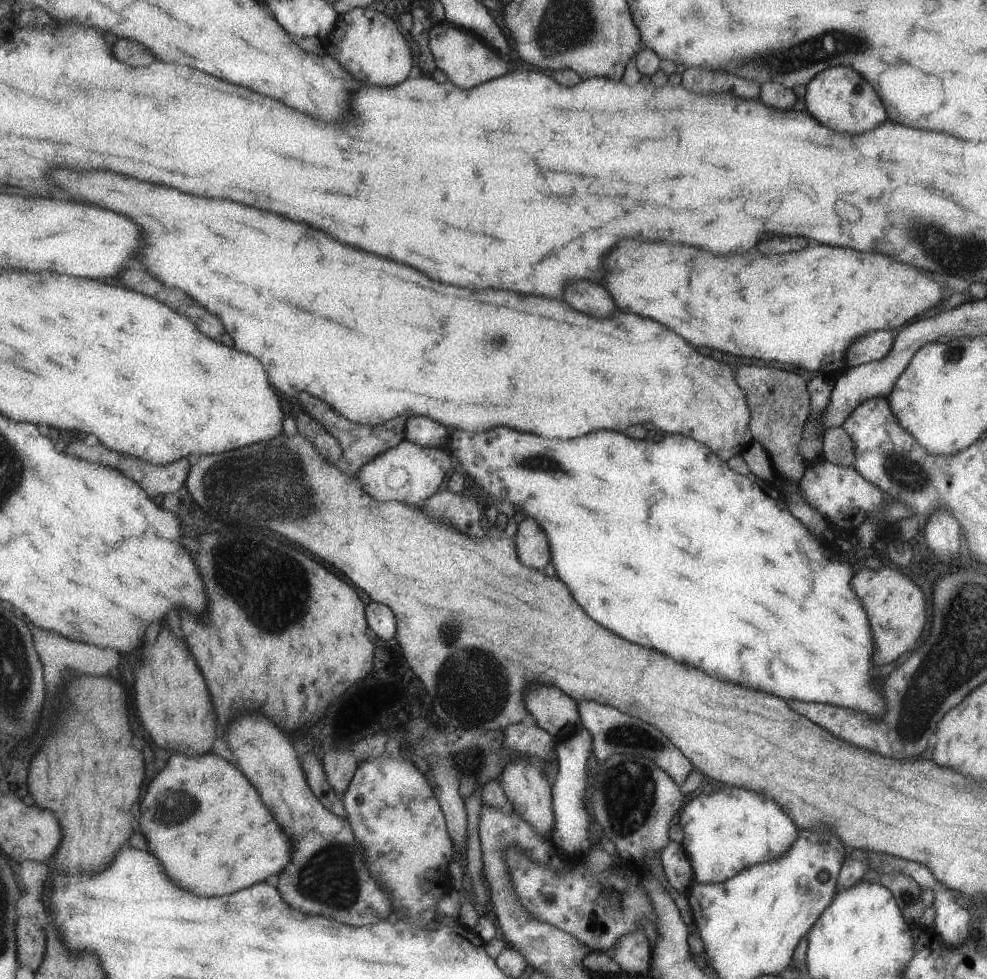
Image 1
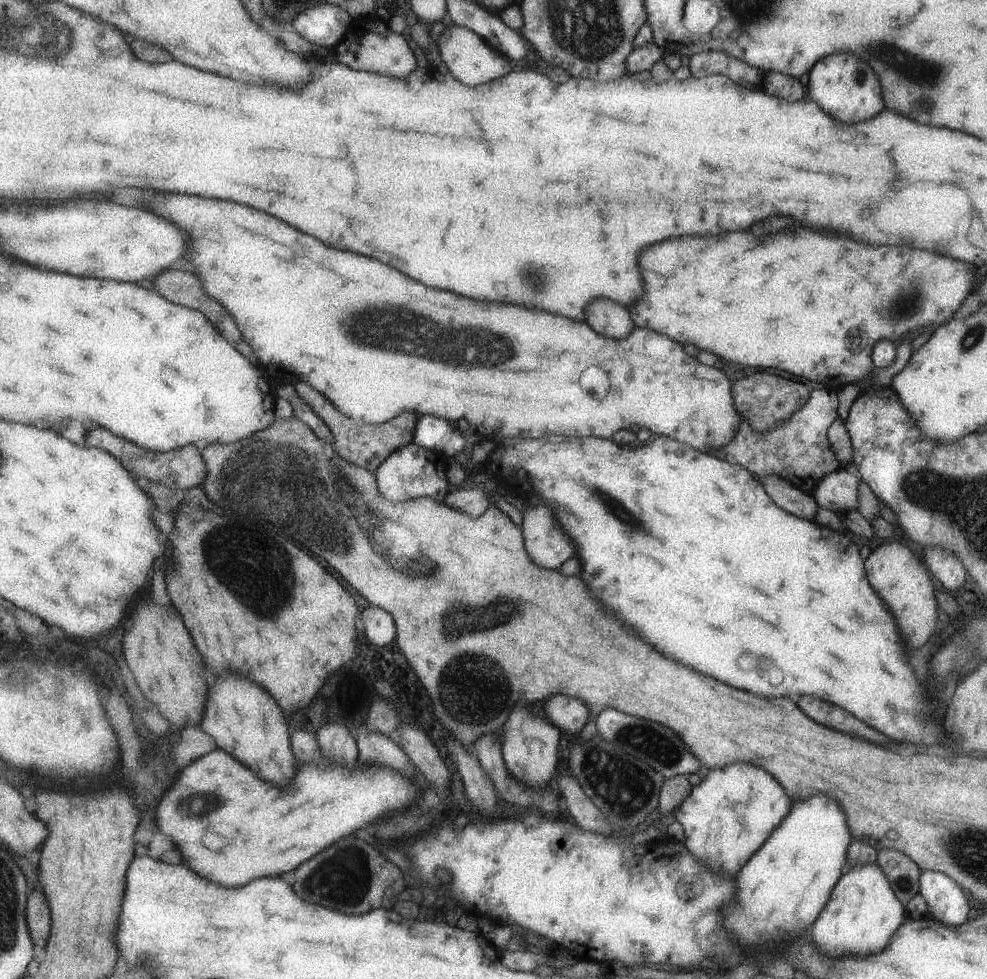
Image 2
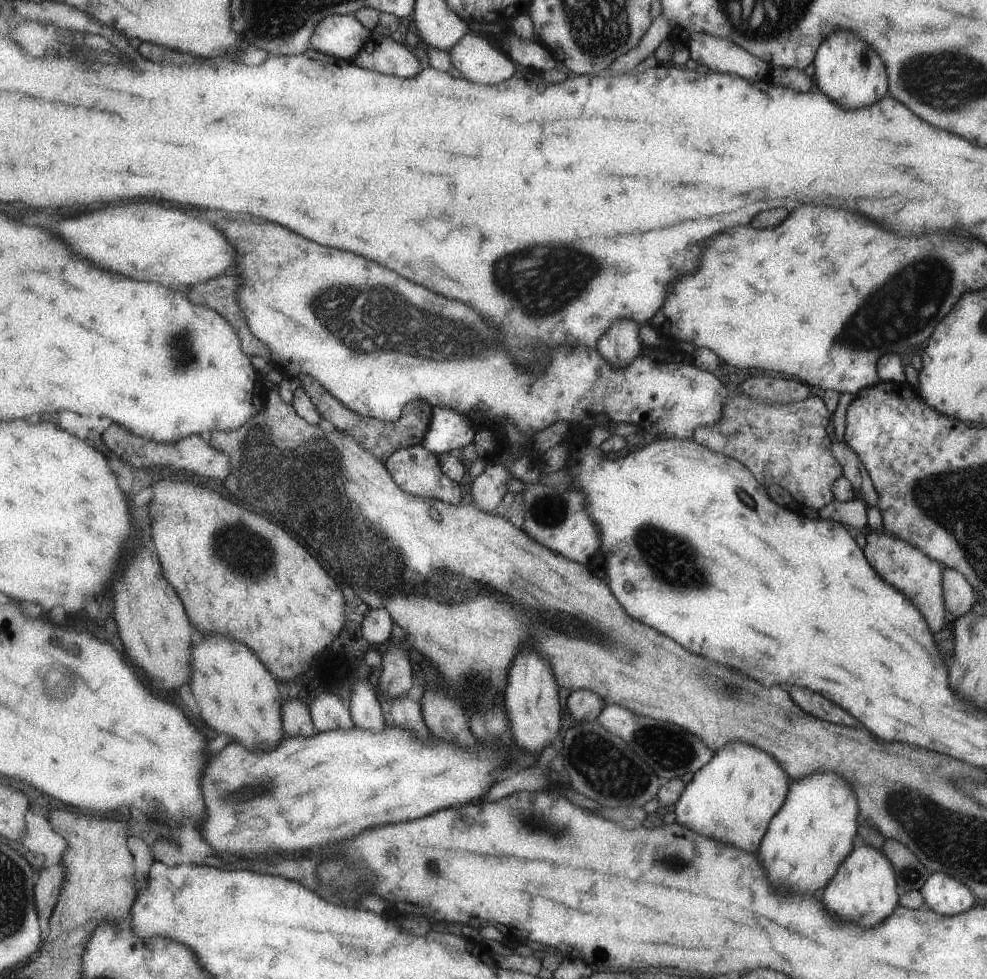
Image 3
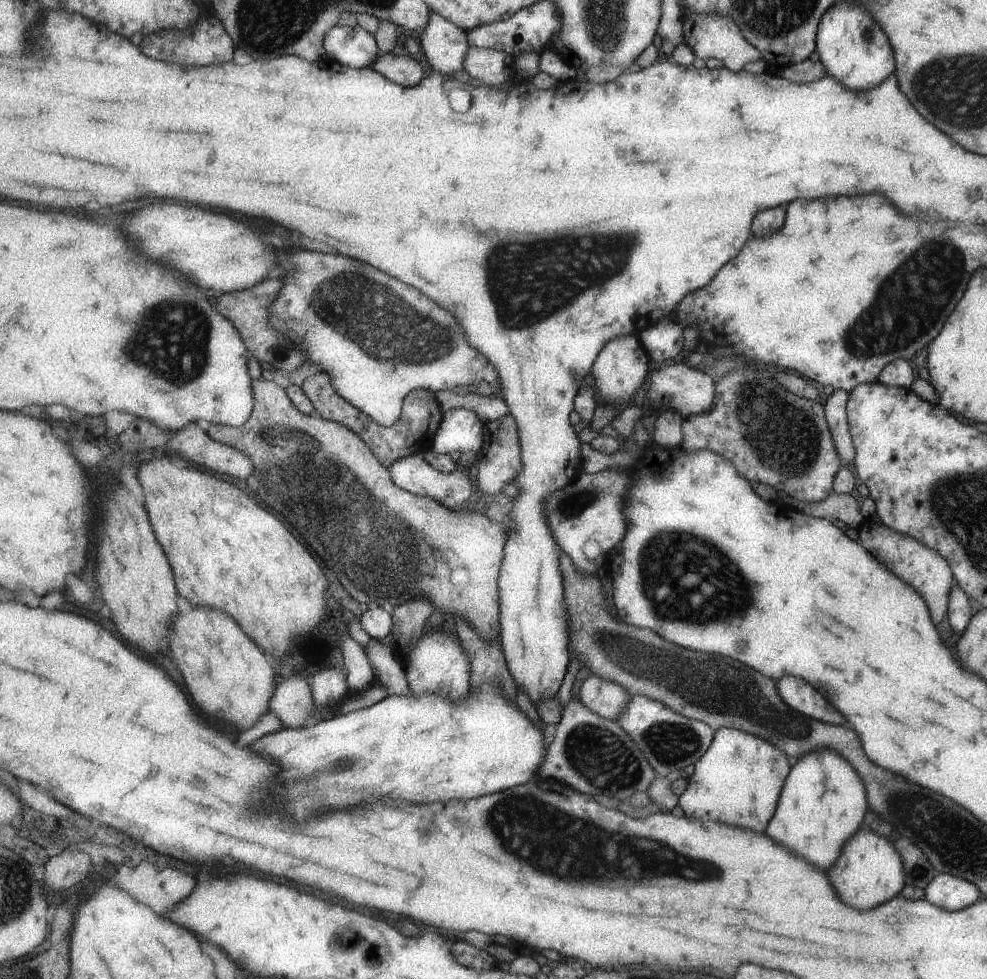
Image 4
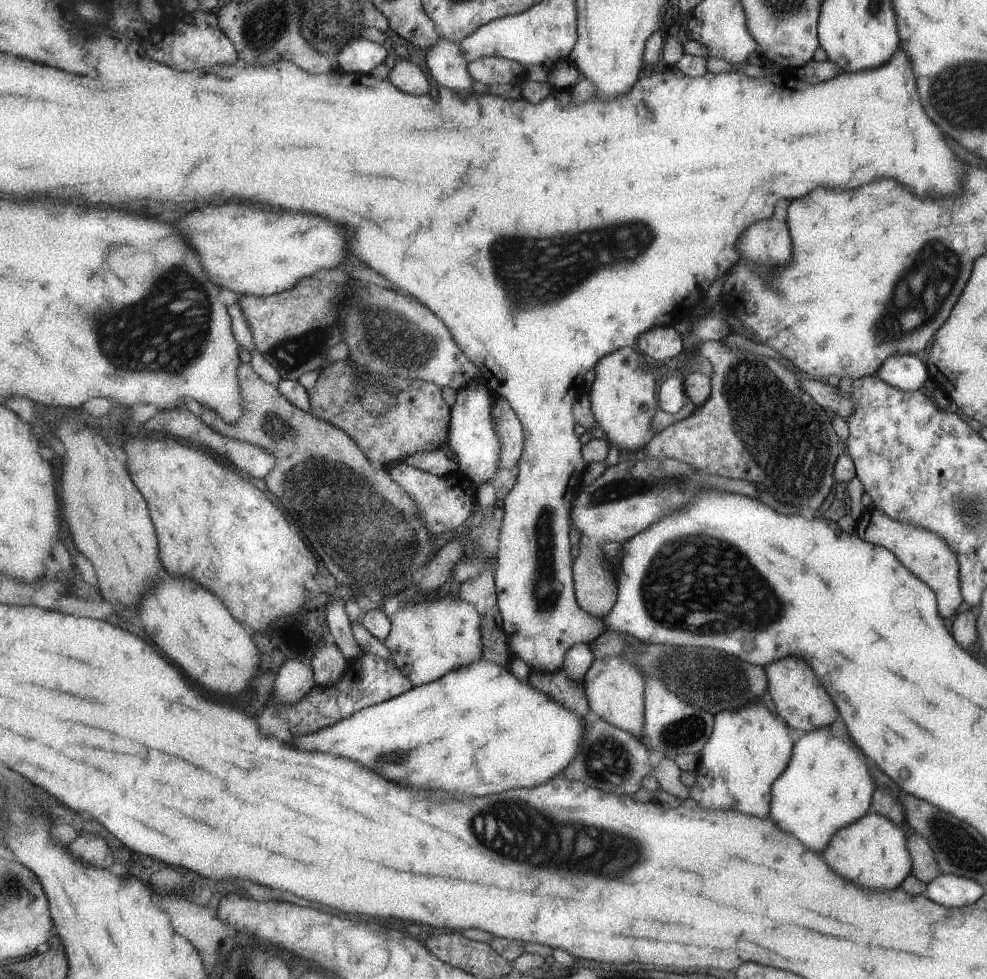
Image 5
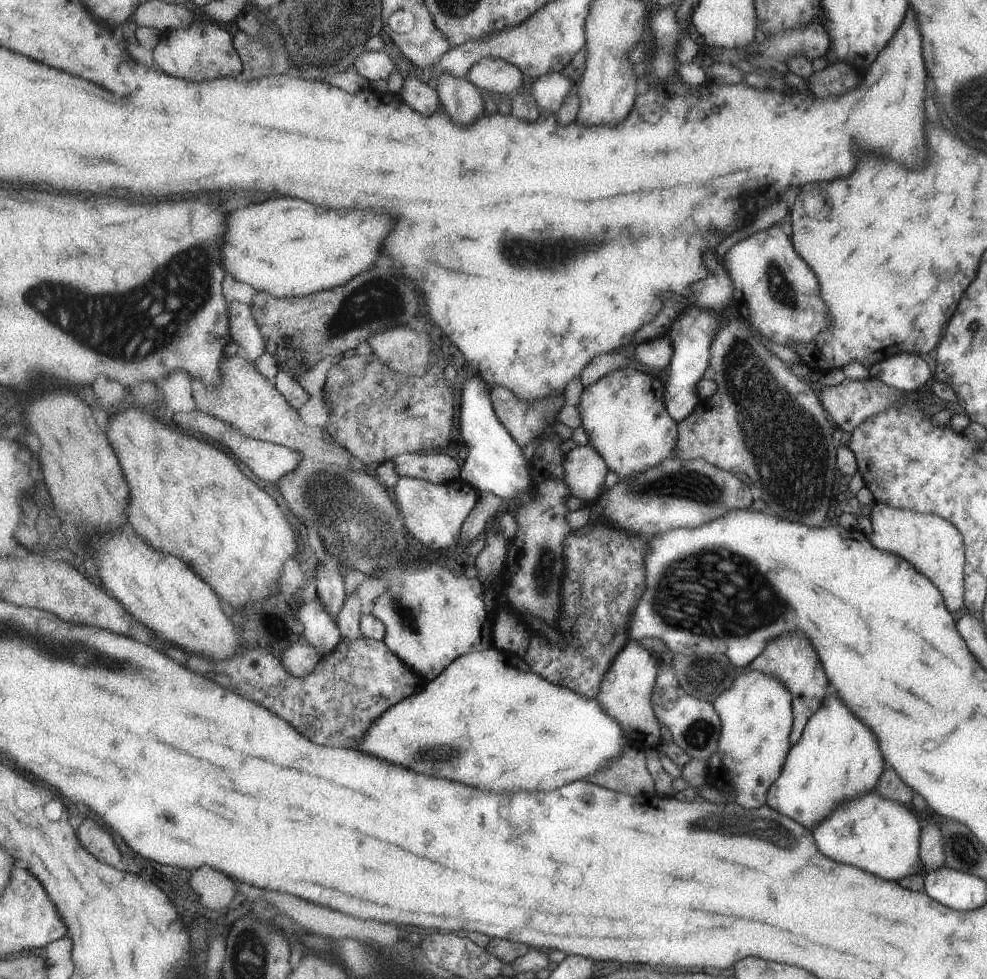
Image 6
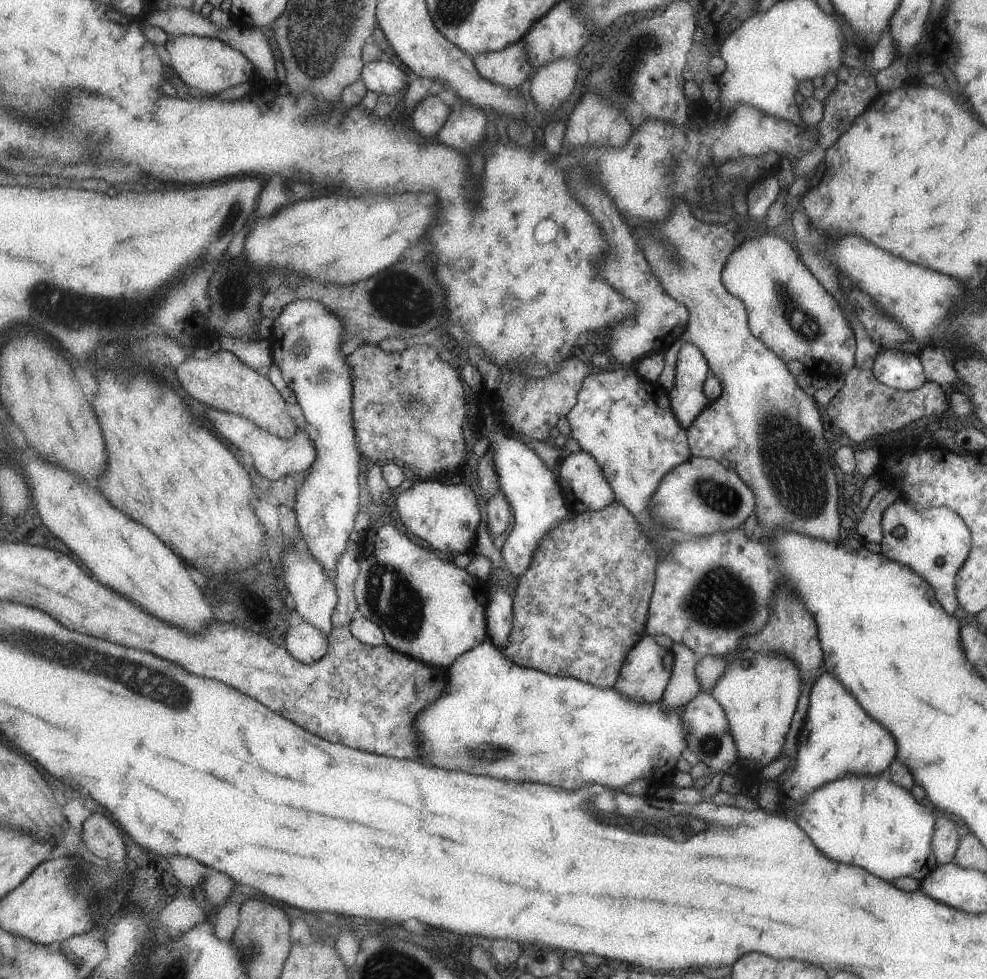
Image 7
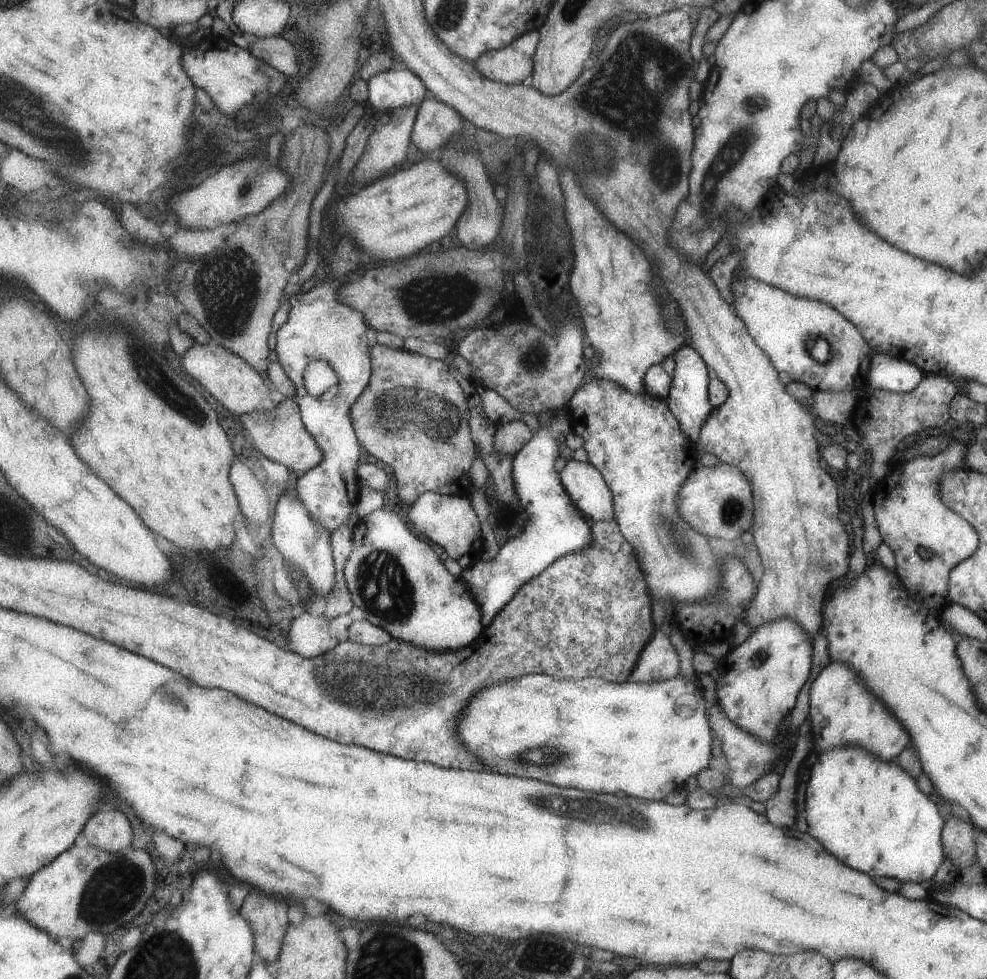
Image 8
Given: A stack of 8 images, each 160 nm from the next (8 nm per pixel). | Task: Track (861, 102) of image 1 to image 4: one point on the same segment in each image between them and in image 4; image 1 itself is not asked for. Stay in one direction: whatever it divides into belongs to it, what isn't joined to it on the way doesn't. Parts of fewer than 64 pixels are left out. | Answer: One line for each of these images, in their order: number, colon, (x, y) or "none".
2: (845, 85)
3: (846, 69)
4: (850, 45)

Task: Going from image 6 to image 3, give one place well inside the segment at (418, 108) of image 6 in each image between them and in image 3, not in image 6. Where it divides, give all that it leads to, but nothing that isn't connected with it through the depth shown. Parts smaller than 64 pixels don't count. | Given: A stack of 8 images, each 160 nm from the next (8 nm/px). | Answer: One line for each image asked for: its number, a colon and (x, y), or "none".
3: (381, 54)
4: (402, 69)
5: (404, 75)

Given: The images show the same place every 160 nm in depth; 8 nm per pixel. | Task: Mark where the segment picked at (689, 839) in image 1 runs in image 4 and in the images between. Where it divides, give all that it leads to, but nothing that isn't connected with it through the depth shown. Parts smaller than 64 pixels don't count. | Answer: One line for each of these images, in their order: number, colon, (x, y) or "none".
2: (726, 818)
3: (734, 798)
4: (738, 781)

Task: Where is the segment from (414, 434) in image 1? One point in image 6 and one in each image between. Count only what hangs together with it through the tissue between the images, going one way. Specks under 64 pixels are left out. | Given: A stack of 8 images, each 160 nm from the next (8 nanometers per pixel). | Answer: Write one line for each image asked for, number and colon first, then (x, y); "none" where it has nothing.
2: (433, 433)
3: (449, 431)
4: (460, 430)
5: (472, 438)
6: (493, 463)

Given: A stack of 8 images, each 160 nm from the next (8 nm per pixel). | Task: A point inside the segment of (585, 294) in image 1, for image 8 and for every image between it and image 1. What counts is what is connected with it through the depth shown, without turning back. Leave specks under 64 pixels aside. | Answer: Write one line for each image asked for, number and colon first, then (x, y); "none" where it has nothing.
2: (610, 318)
3: (619, 343)
4: (621, 364)
5: (622, 397)
6: (625, 418)
7: (624, 422)
8: (644, 456)

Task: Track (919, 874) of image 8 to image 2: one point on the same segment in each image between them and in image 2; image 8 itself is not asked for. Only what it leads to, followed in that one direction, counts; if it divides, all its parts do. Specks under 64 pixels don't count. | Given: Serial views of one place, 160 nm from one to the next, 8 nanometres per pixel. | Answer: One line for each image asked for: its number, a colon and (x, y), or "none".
2: (862, 911)
3: (864, 891)
4: (870, 871)
5: (872, 852)
6: (878, 835)
7: (871, 822)

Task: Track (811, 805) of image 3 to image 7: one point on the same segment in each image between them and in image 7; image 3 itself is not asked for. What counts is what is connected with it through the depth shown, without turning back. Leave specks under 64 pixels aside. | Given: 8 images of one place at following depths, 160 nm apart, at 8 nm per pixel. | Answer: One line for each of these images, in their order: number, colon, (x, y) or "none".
4: (822, 803)
5: (826, 786)
6: (836, 759)
7: (837, 738)

